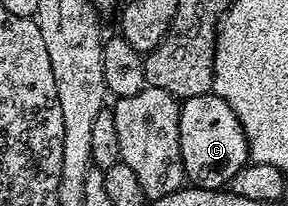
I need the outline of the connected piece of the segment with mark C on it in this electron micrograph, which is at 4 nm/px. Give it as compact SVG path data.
M212 92L191 96L180 103L179 148L185 177L196 189L220 190L250 161L249 145L239 116L231 112L231 104Z

